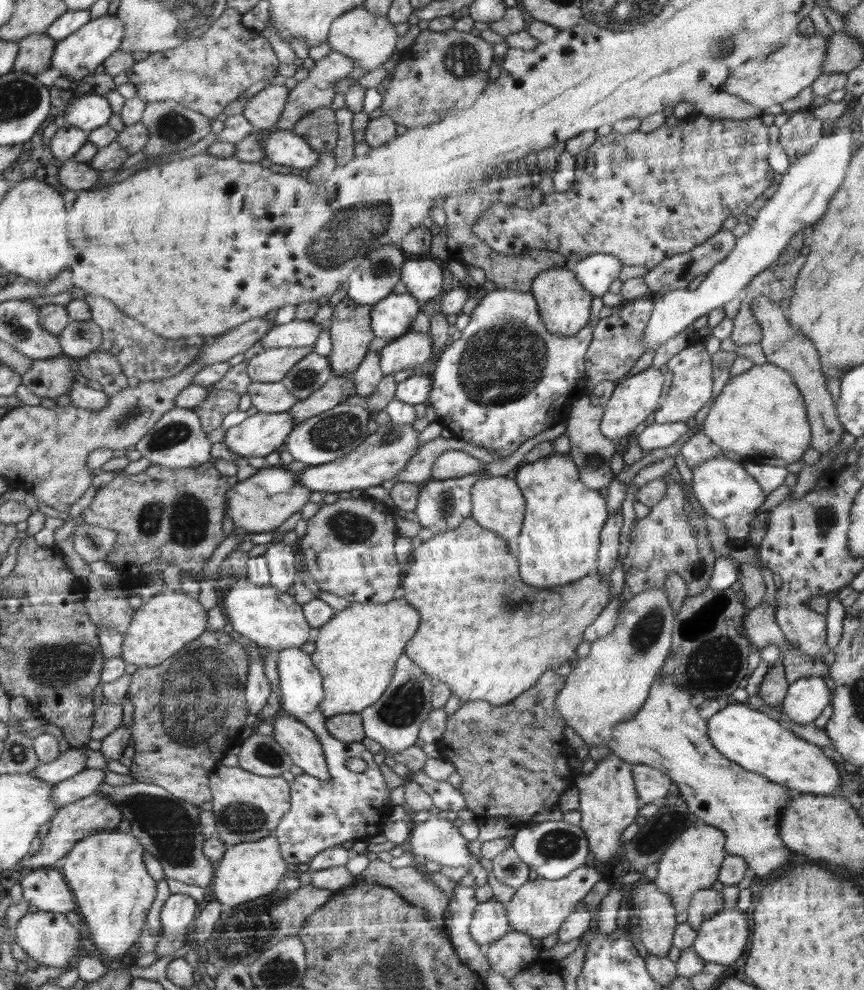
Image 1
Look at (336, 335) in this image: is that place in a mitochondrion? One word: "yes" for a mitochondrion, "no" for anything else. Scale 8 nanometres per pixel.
no

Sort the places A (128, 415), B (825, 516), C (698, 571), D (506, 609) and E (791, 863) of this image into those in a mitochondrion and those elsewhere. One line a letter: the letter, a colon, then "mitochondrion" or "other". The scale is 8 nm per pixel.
A: mitochondrion
B: mitochondrion
C: other
D: mitochondrion
E: other

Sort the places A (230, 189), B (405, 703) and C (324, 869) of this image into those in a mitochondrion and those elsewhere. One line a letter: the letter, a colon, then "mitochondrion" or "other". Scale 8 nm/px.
A: other
B: mitochondrion
C: other

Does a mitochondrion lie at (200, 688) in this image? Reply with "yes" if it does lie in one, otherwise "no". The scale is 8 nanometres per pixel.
yes

